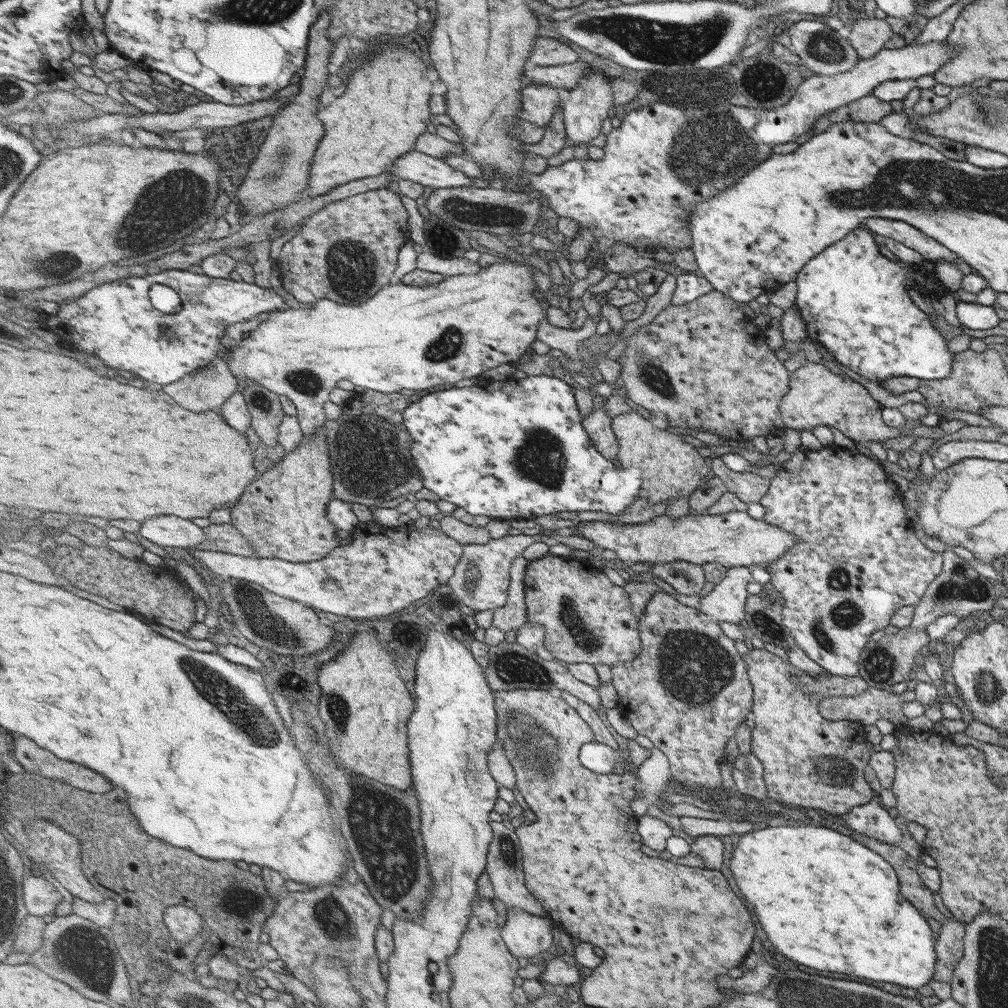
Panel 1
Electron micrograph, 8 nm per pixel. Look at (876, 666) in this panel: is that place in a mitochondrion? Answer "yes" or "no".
yes

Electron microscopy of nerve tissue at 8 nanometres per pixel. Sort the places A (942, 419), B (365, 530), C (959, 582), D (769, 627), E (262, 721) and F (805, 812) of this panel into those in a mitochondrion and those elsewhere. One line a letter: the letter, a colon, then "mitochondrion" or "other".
A: other
B: other
C: mitochondrion
D: mitochondrion
E: mitochondrion
F: other

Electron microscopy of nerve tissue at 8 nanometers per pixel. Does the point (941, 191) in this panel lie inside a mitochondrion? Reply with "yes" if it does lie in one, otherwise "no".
yes

